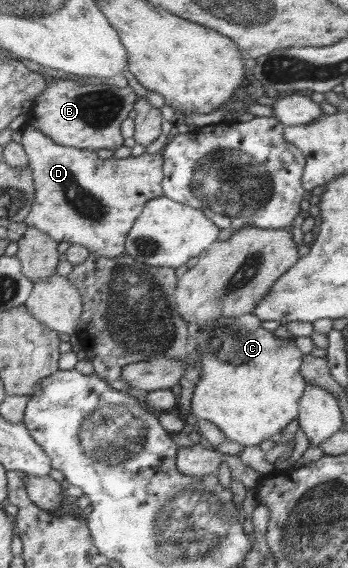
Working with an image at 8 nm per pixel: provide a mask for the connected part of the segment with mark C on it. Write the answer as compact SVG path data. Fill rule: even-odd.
M252 313L214 320L209 326L198 325L199 334L193 338L196 348L202 354L203 376L193 391L191 413L187 417L212 422L225 438L244 447L258 446L262 440L273 438L296 418L298 400L306 384L300 374L302 355L299 349L293 342L275 337L267 328L261 328L260 322L260 318Z

